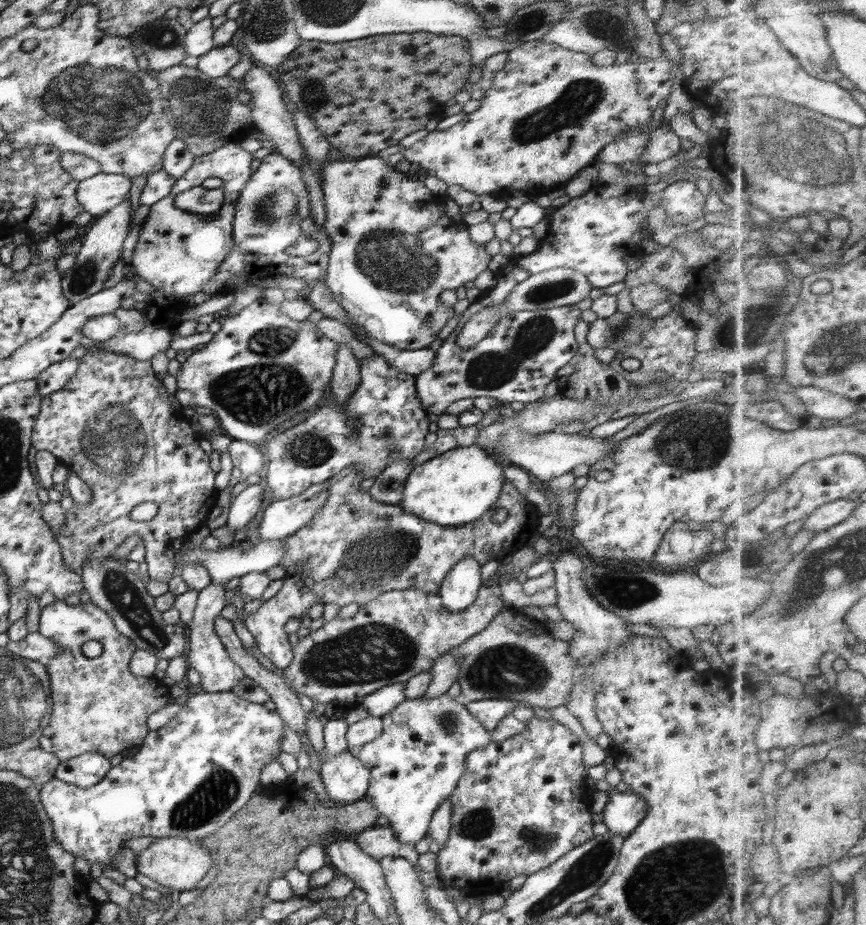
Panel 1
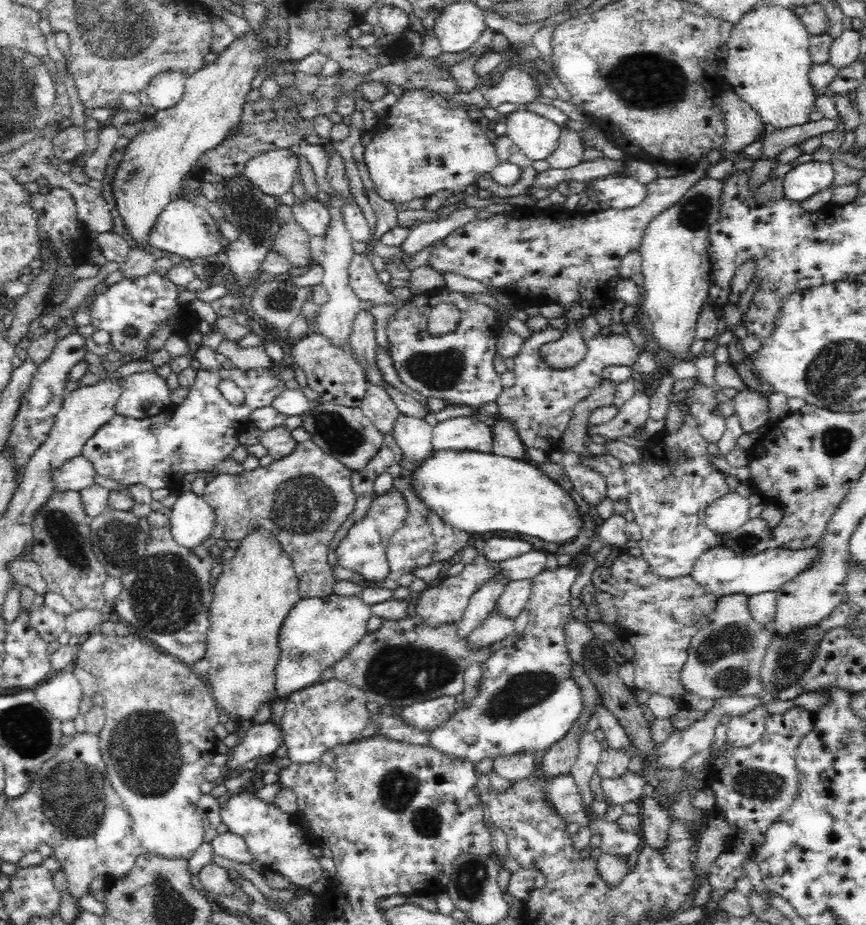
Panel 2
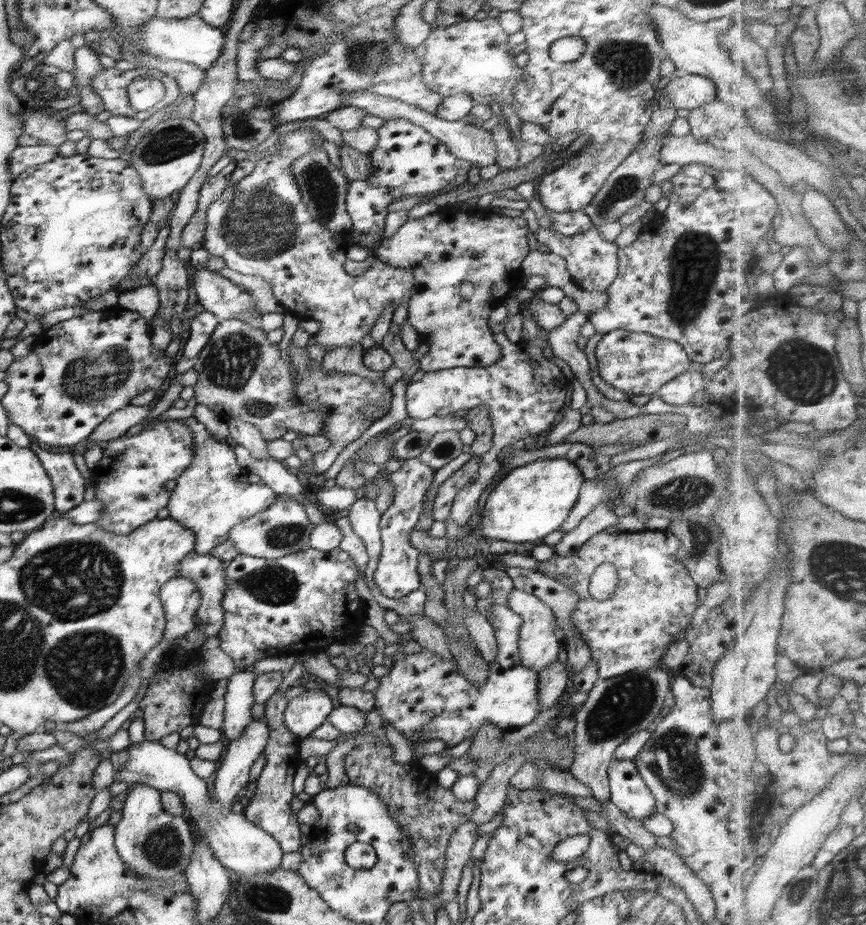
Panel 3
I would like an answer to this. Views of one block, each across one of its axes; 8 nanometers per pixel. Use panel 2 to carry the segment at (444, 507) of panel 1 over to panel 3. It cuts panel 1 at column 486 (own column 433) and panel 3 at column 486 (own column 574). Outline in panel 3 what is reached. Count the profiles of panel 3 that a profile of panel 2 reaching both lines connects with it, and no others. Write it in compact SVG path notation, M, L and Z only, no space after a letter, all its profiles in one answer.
M565 458L538 459L514 467L496 482L482 501L482 535L508 542L542 541L550 532L561 528L578 500L584 481L581 468Z

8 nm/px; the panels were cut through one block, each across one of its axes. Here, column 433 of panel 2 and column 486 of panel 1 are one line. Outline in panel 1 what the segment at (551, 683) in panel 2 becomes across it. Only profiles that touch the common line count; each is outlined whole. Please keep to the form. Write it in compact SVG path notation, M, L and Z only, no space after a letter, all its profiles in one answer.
M447 694L436 699L405 700L383 717L383 734L376 741L347 751L370 769L370 782L366 798L372 802L377 814L388 819L387 826L402 844L415 846L427 836L429 823L442 802L448 800L462 777L466 756L472 750L484 749L491 740L490 730L484 729L477 718L466 709L466 705Z

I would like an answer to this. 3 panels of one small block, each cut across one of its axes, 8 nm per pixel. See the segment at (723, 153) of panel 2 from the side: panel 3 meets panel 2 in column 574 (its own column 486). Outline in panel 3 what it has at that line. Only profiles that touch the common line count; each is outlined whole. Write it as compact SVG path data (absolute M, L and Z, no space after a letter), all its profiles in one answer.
M447 206L435 213L430 213L428 216L418 218L418 220L409 219L404 222L404 225L392 236L390 239L384 239L380 242L378 250L376 250L375 258L378 258L384 264L396 268L406 269L414 273L413 288L414 294L409 298L407 308L407 320L417 332L422 340L425 340L428 347L430 347L426 358L422 358L420 361L420 369L425 372L434 372L438 369L449 369L456 367L477 367L488 366L500 358L502 348L498 345L496 336L493 334L488 325L488 317L490 312L494 310L499 304L506 300L506 296L514 291L525 278L522 273L522 262L526 259L526 256L531 252L528 246L528 226L523 216L516 216L516 218L508 218L508 216L502 216L498 213L490 211L462 211L460 209Z

